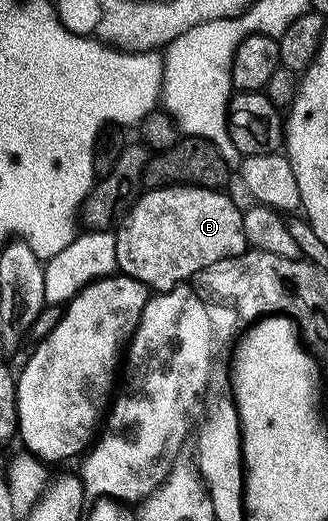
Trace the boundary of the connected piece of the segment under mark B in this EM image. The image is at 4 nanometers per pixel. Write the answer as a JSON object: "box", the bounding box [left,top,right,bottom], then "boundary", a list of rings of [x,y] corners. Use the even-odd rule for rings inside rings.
{"box":[114,186,248,292],"boundary":[[[160,186],[157,188],[147,189],[146,194],[142,194],[134,202],[134,207],[126,214],[126,226],[122,226],[116,230],[114,239],[116,240],[116,264],[118,270],[129,276],[140,280],[151,291],[161,292],[171,290],[176,286],[181,286],[187,280],[193,279],[195,274],[199,274],[204,268],[209,266],[217,267],[226,258],[239,258],[240,255],[246,253],[248,247],[246,245],[246,237],[244,236],[244,224],[242,223],[242,210],[232,199],[222,190],[209,190],[203,186]]]}

